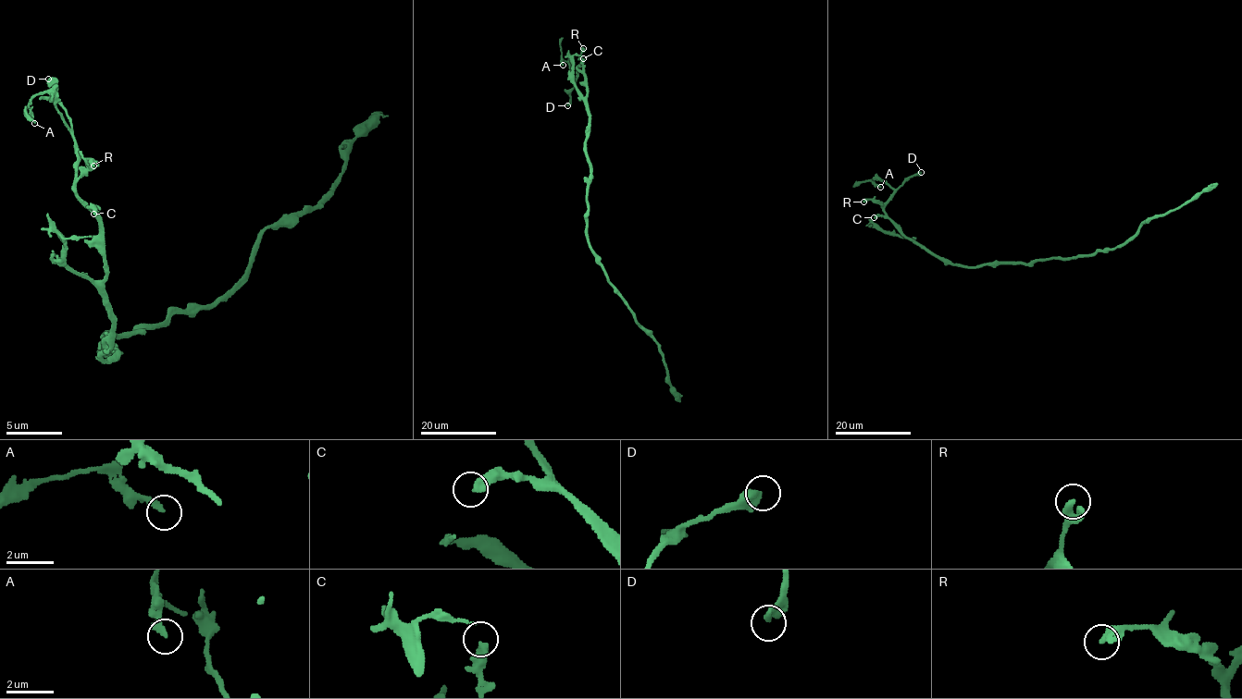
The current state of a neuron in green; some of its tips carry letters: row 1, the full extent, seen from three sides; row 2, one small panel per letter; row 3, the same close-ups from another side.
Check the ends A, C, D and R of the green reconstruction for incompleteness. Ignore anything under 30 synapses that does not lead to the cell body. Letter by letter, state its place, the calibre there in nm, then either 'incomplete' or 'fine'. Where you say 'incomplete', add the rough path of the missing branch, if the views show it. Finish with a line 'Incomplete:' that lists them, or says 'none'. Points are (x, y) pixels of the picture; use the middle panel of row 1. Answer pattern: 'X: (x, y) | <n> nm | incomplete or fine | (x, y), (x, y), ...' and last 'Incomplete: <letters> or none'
A: (563, 65) | 260 nm | fine
C: (583, 58) | 360 nm | fine
D: (567, 105) | 360 nm | fine
R: (583, 48) | 320 nm | fine
Incomplete: none

